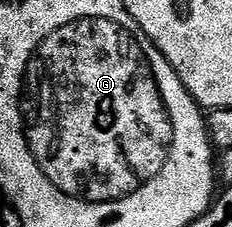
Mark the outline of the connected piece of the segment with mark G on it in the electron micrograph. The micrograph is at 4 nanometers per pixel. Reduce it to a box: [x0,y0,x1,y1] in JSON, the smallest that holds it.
[22,17,174,203]

